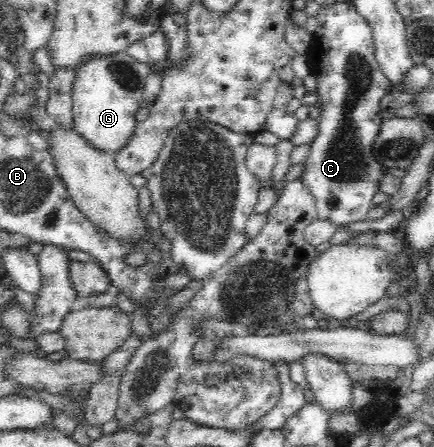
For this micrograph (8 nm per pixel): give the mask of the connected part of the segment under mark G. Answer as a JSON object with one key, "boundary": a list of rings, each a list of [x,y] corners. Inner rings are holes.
{"boundary":[[[126,52],[94,59],[76,71],[73,129],[97,153],[116,156],[135,137],[139,125],[136,113],[144,100],[144,85],[149,71],[150,63],[139,62]]]}

